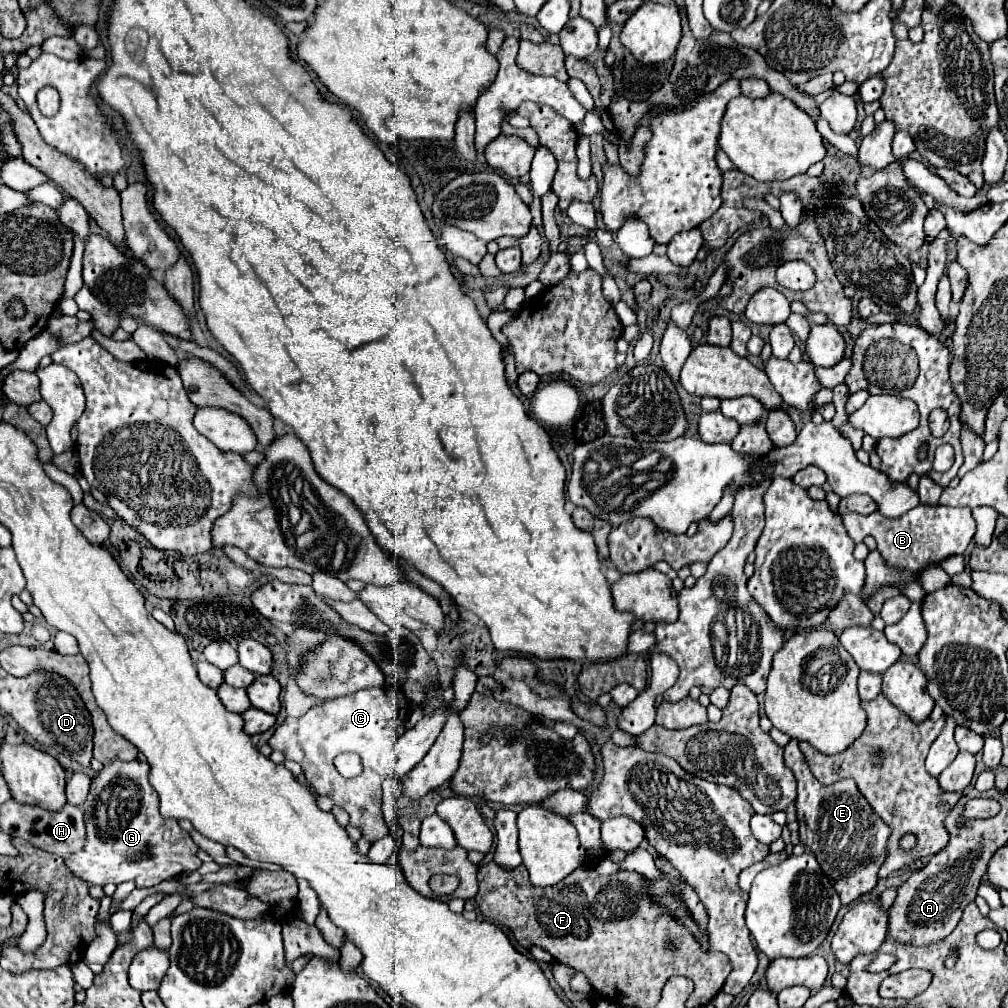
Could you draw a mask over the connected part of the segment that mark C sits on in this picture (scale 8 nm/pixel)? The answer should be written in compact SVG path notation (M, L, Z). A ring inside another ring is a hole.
M397 687L361 689L347 697L323 701L311 707L299 719L287 717L285 723L275 729L269 745L275 751L281 751L287 759L297 761L305 773L307 785L317 795L331 797L335 805L343 807L349 813L351 825L357 825L357 829L363 831L363 837L369 837L369 841L377 841L385 837L385 821L381 815L383 775L379 771L379 761L403 733L403 709L407 709L407 699ZM345 751L359 753L363 761L363 773L355 779L341 777L333 765L337 753Z

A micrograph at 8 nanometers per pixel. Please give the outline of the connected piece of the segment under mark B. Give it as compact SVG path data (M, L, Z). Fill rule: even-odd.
M919 505L897 519L887 519L881 513L847 513L843 515L843 527L855 543L861 543L867 535L873 535L877 541L877 549L889 565L903 567L919 575L929 565L935 565L951 555L963 555L975 535L977 523L969 507Z

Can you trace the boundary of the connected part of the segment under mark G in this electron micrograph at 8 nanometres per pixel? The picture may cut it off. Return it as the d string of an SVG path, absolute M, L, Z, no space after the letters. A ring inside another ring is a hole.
M113 759L103 765L97 777L93 777L89 795L81 805L87 827L85 845L81 851L73 853L73 857L65 859L65 863L77 877L95 885L105 885L105 883L119 885L131 879L137 883L137 887L153 887L169 877L197 869L197 845L193 843L189 833L185 833L179 827L177 821L161 817L157 805L157 791L149 785L147 775L149 775L149 765L143 759L135 761Z

